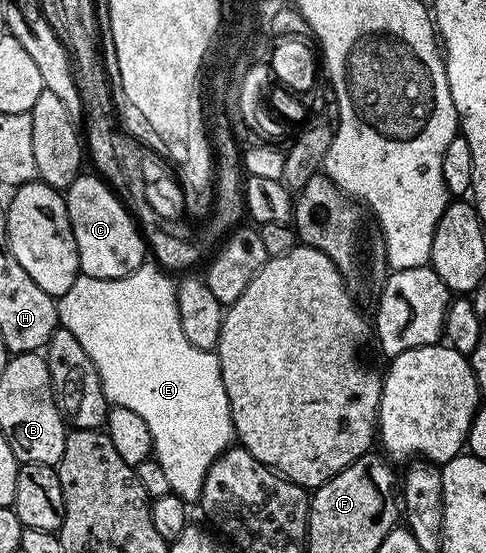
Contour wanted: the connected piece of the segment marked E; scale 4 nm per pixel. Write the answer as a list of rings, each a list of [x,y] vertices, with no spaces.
[[[145,263],[141,267],[137,267],[137,271],[133,271],[129,275],[109,279],[108,281],[81,275],[73,283],[73,287],[69,287],[69,291],[65,291],[65,295],[58,298],[59,324],[75,336],[77,343],[81,343],[81,347],[85,347],[85,355],[89,355],[89,359],[93,359],[93,363],[97,367],[97,375],[101,379],[103,393],[107,396],[108,402],[112,406],[129,407],[129,411],[137,411],[137,415],[141,415],[141,419],[145,419],[145,424],[149,426],[149,435],[153,435],[154,460],[161,463],[161,471],[165,471],[165,479],[169,479],[171,492],[177,494],[183,501],[195,503],[199,500],[205,483],[205,475],[209,471],[211,464],[223,452],[232,448],[233,438],[235,437],[235,424],[231,418],[229,395],[225,395],[225,383],[221,379],[218,356],[212,350],[193,347],[193,343],[189,343],[189,339],[185,339],[185,331],[181,331],[181,319],[177,315],[177,303],[175,302],[176,282],[174,280],[170,281],[166,276],[170,277],[155,263]]]

